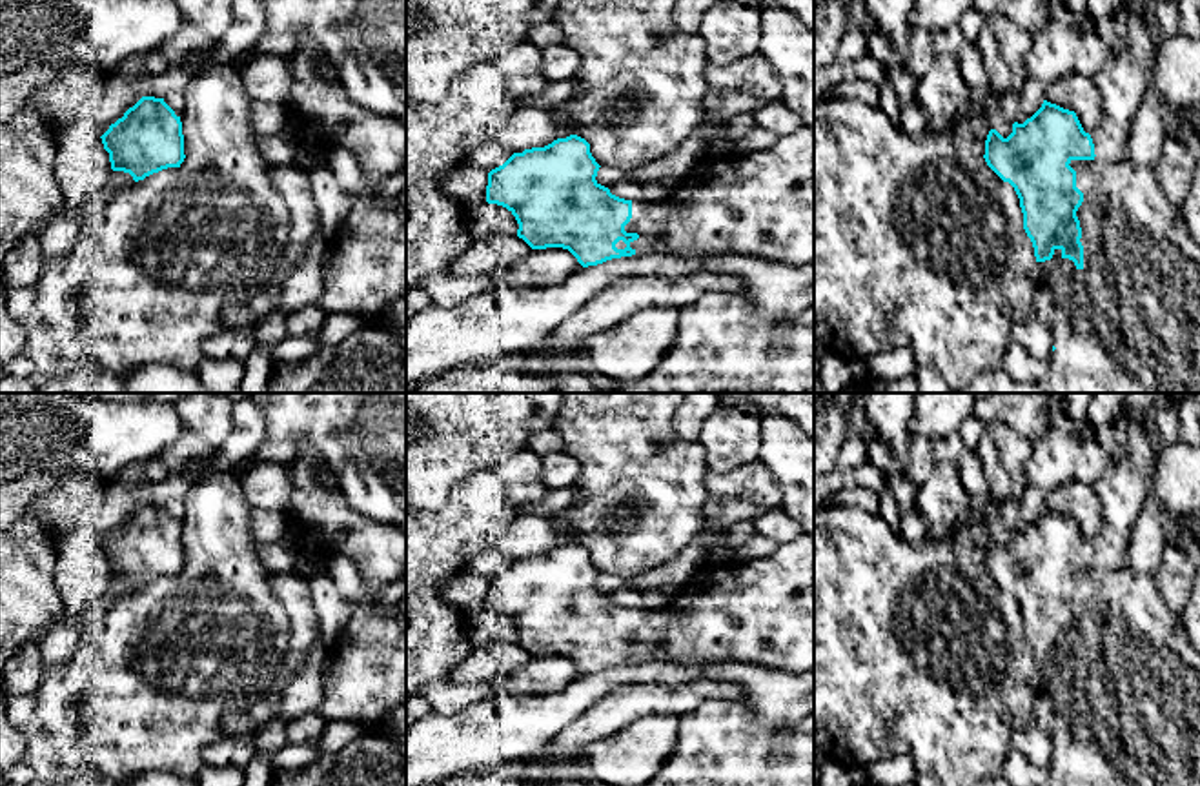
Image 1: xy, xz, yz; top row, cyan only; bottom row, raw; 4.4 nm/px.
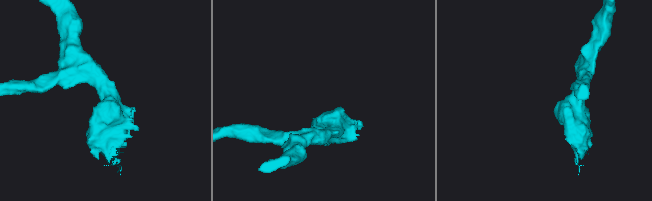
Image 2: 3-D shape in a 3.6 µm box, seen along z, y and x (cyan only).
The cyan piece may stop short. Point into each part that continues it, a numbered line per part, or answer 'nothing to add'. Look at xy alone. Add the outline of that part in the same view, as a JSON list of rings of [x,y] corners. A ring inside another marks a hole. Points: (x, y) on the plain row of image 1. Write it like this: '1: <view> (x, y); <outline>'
nothing to add

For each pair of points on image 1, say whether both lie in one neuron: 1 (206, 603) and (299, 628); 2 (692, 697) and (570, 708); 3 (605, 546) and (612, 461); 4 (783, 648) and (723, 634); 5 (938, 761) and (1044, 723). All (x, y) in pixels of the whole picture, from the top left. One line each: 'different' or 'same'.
1: different
2: different
3: same
4: same
5: different

